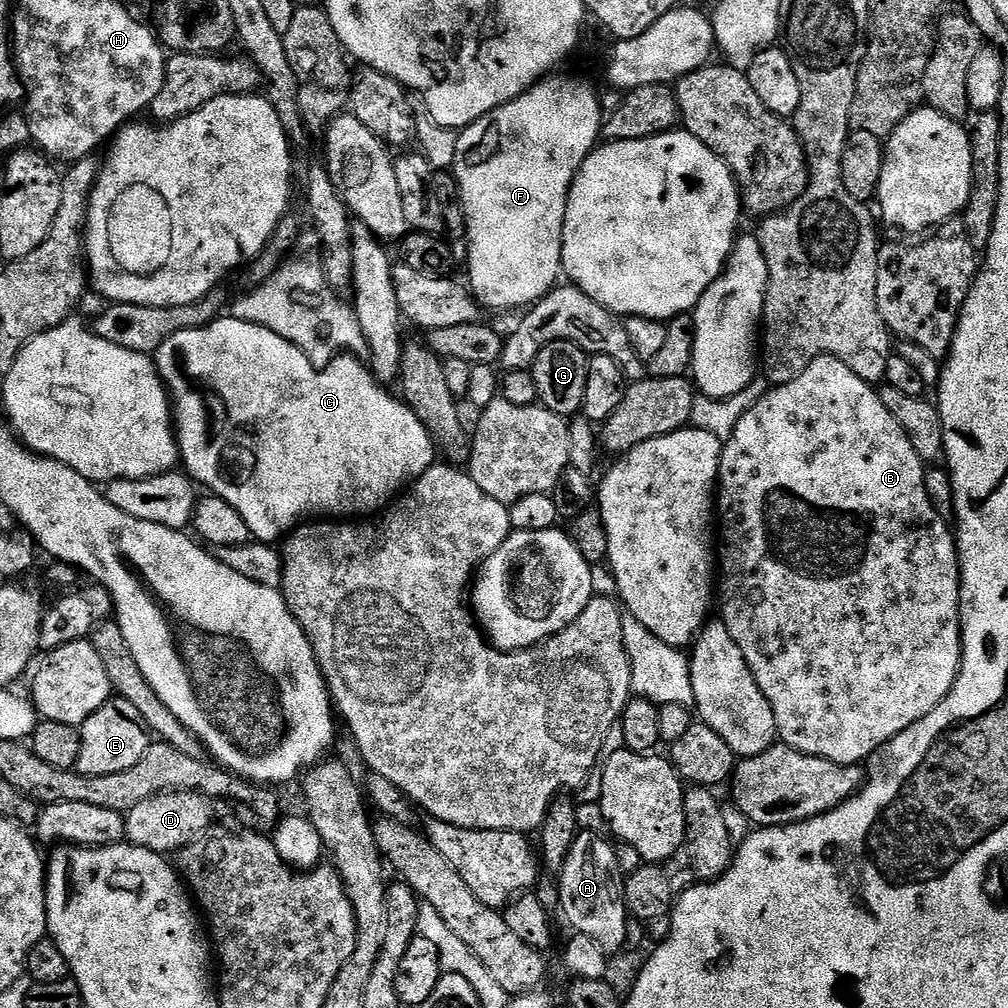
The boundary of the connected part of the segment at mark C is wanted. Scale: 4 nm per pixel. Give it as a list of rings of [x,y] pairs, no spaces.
[[[230,314],[221,315],[205,328],[191,328],[175,332],[154,353],[156,372],[168,389],[172,411],[174,413],[174,431],[178,460],[183,471],[197,485],[205,484],[207,491],[213,496],[222,498],[242,514],[246,526],[250,526],[253,537],[269,546],[275,545],[285,534],[291,533],[301,522],[313,517],[320,518],[368,518],[381,510],[387,509],[398,493],[413,480],[417,480],[427,468],[433,467],[438,460],[438,449],[432,443],[432,435],[418,422],[418,418],[408,409],[403,399],[383,392],[381,385],[367,367],[364,368],[359,359],[351,354],[336,355],[327,367],[316,367],[308,360],[307,355],[298,346],[286,338],[271,332],[260,325],[239,321]]]

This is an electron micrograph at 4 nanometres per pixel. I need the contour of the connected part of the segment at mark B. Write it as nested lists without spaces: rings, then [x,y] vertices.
[[[817,356],[804,370],[795,373],[791,378],[785,380],[783,384],[769,387],[765,396],[742,414],[742,418],[735,426],[730,438],[723,441],[720,454],[720,475],[718,477],[718,499],[714,504],[715,511],[718,513],[718,536],[720,532],[720,536],[724,539],[725,544],[725,548],[721,552],[719,549],[718,552],[718,604],[720,600],[720,612],[724,615],[722,628],[723,631],[730,634],[730,638],[742,650],[742,654],[748,663],[748,669],[754,674],[762,694],[770,702],[770,706],[774,710],[774,722],[776,723],[779,739],[787,744],[789,748],[798,750],[807,756],[817,756],[823,760],[829,760],[835,764],[860,764],[857,756],[860,756],[865,761],[865,753],[870,748],[874,748],[873,745],[877,744],[877,741],[883,740],[885,736],[890,736],[892,732],[900,736],[897,728],[903,730],[904,733],[906,732],[904,729],[904,724],[908,725],[906,720],[920,714],[920,707],[916,706],[916,704],[926,701],[936,702],[936,697],[940,698],[941,691],[951,689],[954,683],[962,659],[960,566],[956,551],[956,537],[949,521],[938,514],[938,510],[932,504],[930,497],[928,497],[926,482],[924,481],[925,471],[926,465],[924,461],[921,460],[920,455],[914,450],[914,446],[910,446],[910,438],[904,433],[902,426],[894,418],[894,414],[890,414],[890,410],[886,410],[879,391],[873,385],[866,383],[862,378],[858,378],[858,374],[854,374],[854,370],[850,370],[850,366],[846,366],[846,362],[842,362],[833,356]]]

